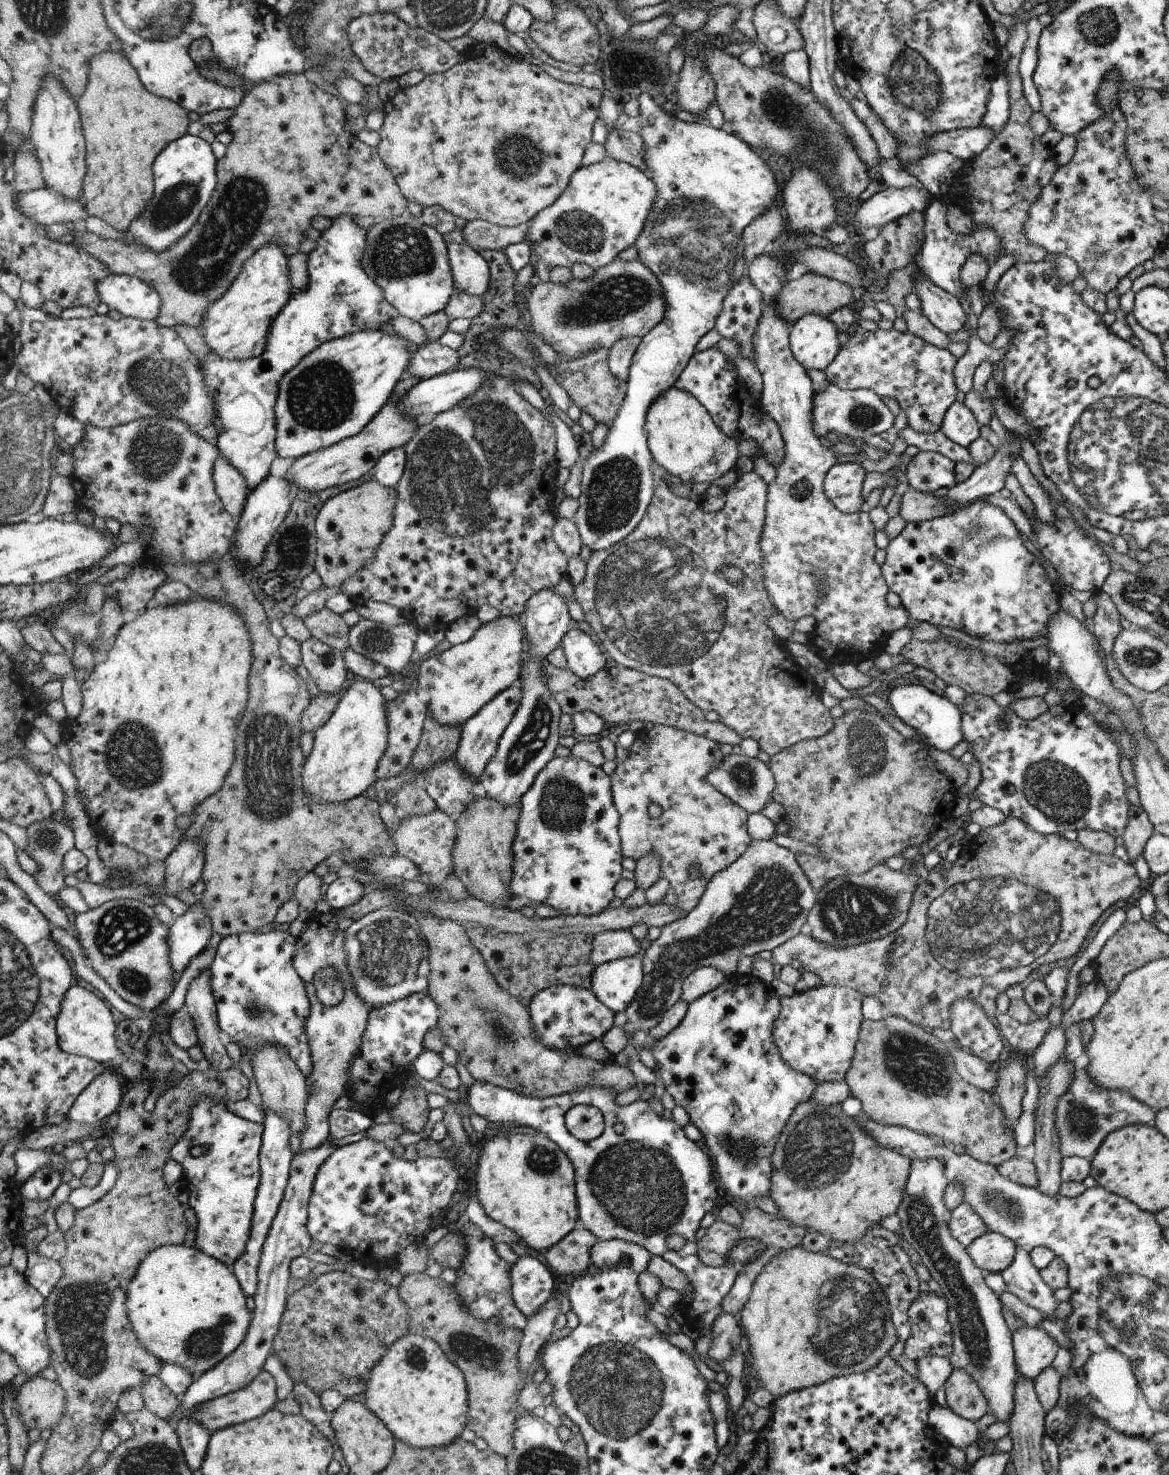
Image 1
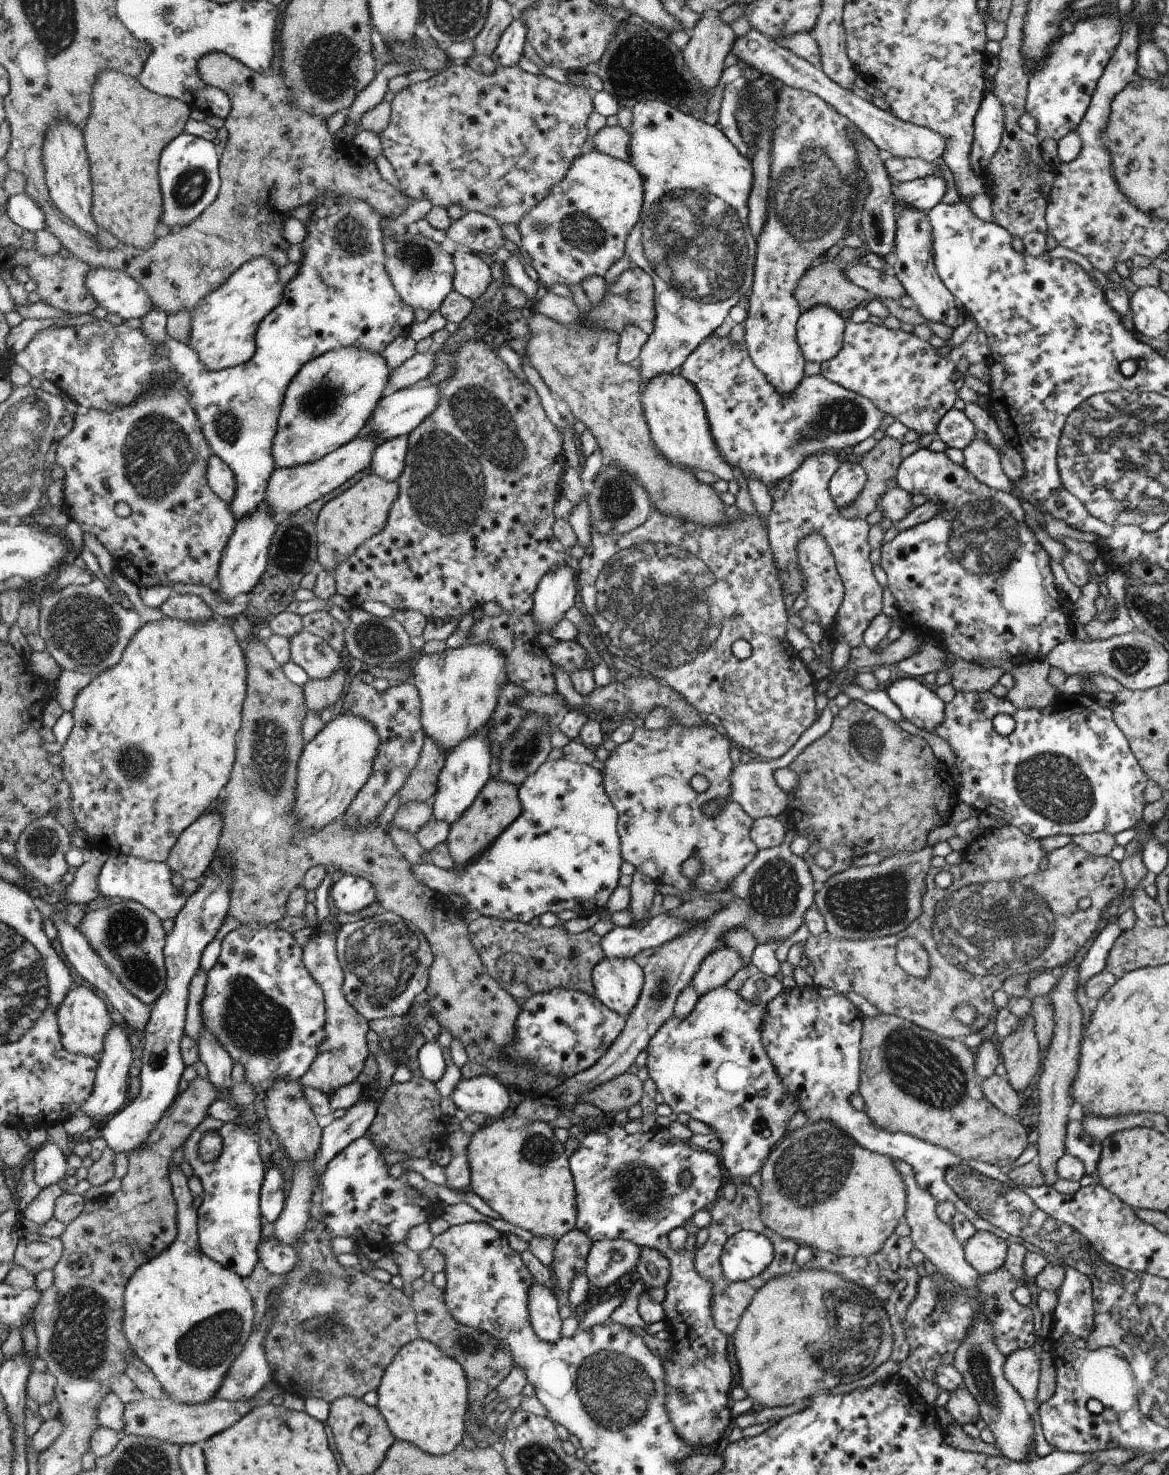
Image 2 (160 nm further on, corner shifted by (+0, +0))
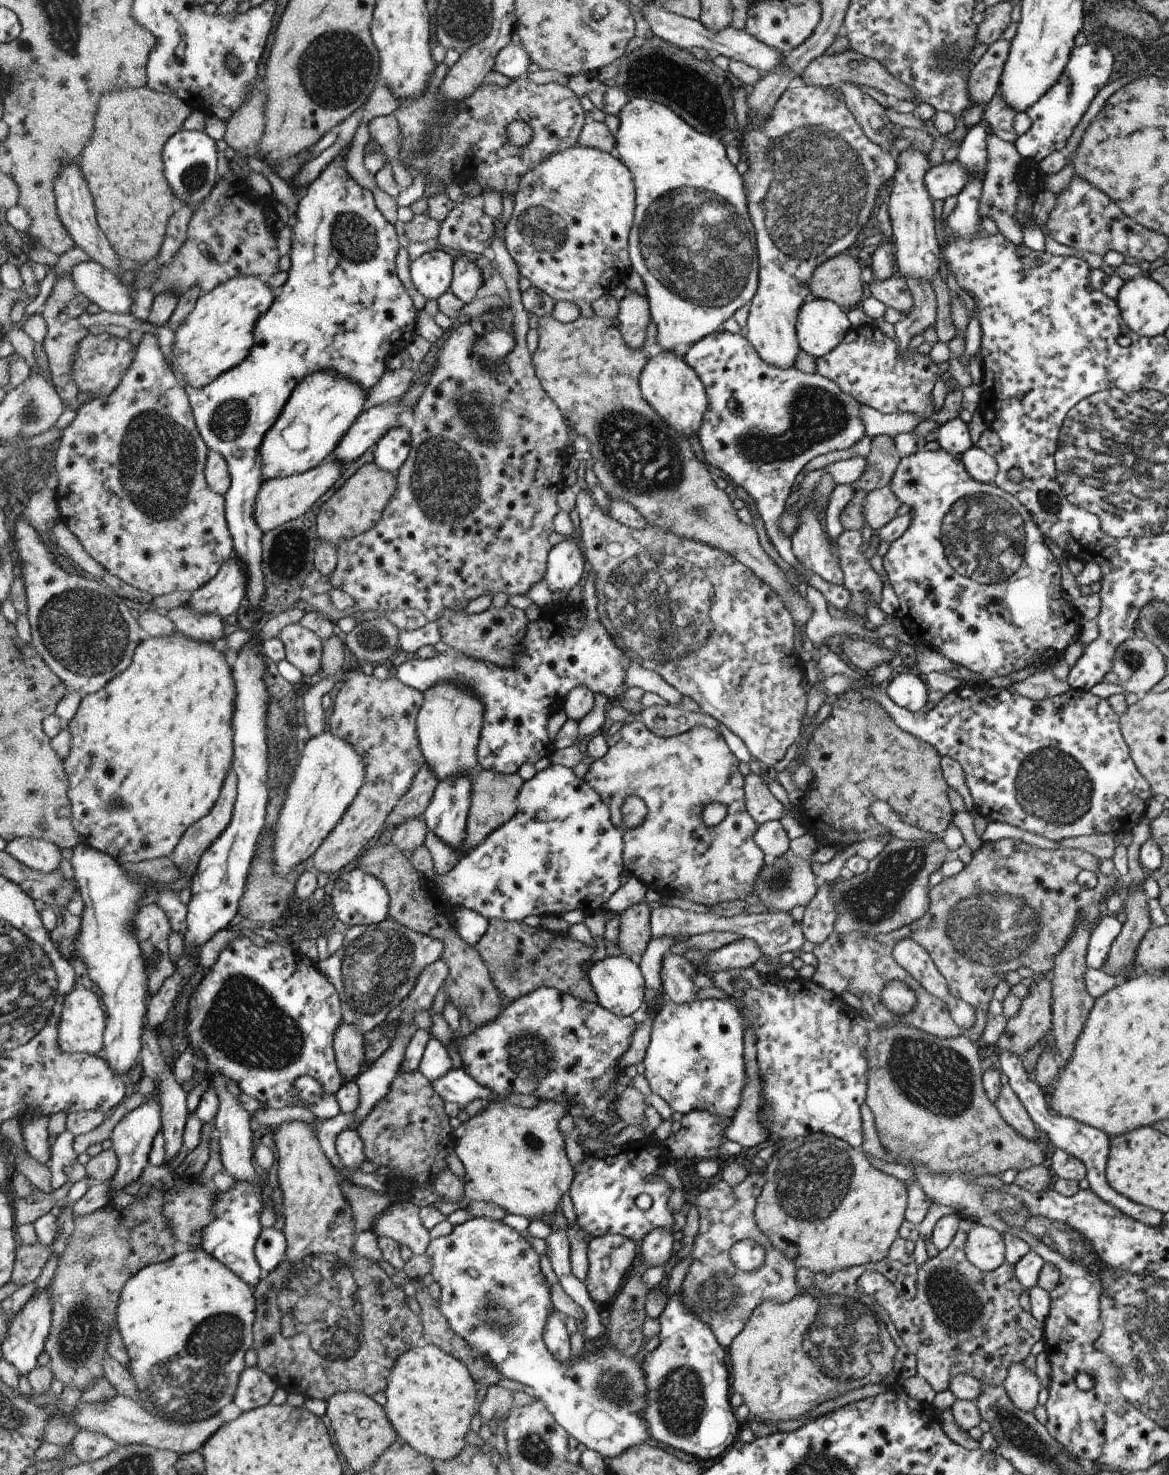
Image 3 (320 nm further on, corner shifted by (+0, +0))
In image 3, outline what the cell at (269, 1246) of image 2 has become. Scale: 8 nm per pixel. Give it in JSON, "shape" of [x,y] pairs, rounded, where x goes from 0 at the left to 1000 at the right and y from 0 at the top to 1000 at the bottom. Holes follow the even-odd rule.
{"shape":[[[226,832],[219,842],[219,852],[224,861],[233,862],[244,854],[246,841],[241,834]]]}

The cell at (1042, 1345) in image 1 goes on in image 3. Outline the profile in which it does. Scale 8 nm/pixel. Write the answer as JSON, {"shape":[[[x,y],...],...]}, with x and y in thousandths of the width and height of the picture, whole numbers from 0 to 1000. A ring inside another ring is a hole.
{"shape":[[[876,924],[867,925],[862,928],[858,937],[865,951],[872,957],[883,957],[888,952],[888,944],[891,942],[889,934],[884,932]]]}

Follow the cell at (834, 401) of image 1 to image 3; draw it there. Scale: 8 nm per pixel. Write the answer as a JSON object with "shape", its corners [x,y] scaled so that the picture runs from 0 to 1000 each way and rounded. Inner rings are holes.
{"shape":[[[616,224],[609,227],[604,227],[602,230],[594,233],[585,243],[597,252],[606,266],[607,277],[596,293],[602,312],[607,316],[614,317],[616,320],[619,320],[625,326],[624,328],[635,329],[646,339],[655,362],[663,370],[667,380],[679,384],[685,391],[691,391],[693,392],[691,397],[701,400],[707,405],[707,409],[720,414],[725,413],[728,409],[728,401],[721,396],[707,395],[689,385],[684,386],[687,383],[679,377],[676,364],[672,363],[668,357],[668,351],[679,338],[678,329],[681,327],[681,323],[688,319],[689,315],[707,306],[727,304],[739,297],[740,290],[735,282],[737,274],[730,268],[720,266],[713,258],[698,252],[687,253],[678,248],[672,249],[655,246],[638,228],[623,224]]]}

